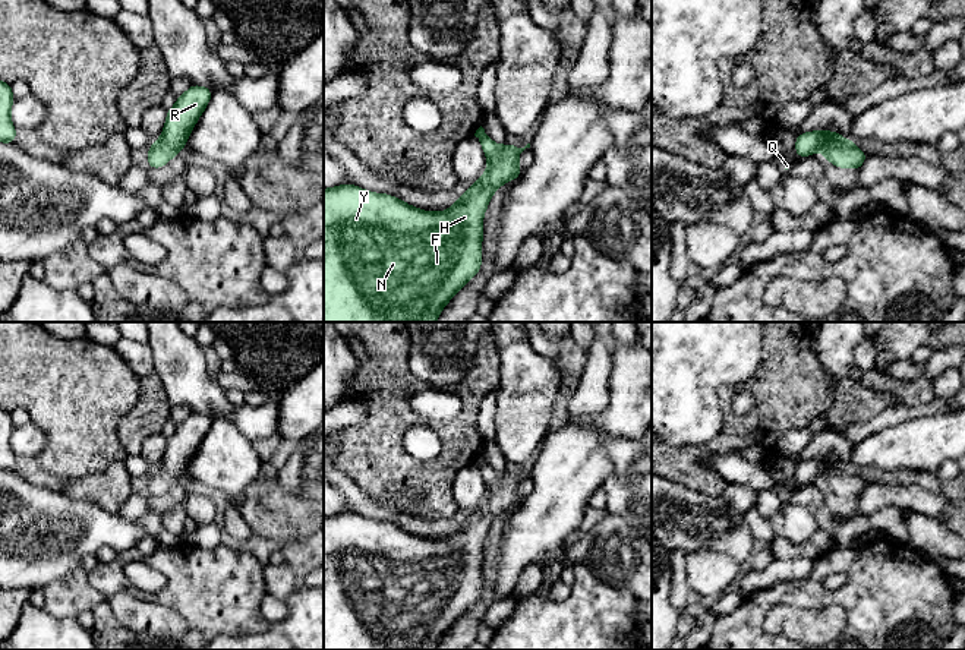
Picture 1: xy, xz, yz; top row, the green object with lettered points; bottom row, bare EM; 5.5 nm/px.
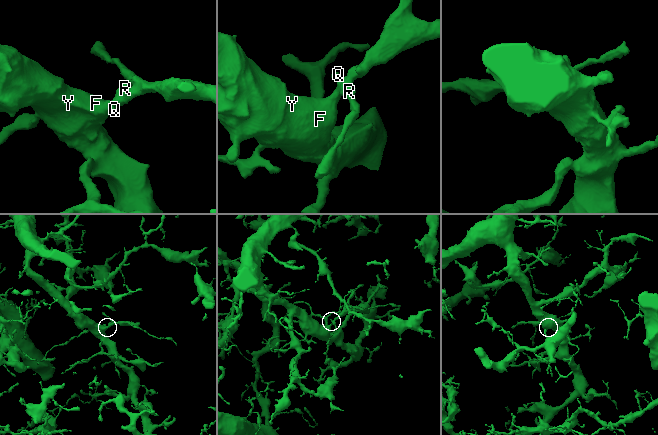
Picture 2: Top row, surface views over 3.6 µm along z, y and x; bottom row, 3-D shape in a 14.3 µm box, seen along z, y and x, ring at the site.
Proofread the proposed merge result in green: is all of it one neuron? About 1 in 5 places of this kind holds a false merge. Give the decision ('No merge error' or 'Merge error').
No merge error

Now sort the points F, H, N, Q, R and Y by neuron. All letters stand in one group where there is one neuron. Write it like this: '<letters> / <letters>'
F H N Q R Y

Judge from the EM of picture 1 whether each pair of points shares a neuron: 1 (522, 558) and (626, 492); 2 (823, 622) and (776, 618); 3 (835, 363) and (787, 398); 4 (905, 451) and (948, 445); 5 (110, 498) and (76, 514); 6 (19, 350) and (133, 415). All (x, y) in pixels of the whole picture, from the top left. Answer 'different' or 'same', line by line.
1: different
2: same
3: different
4: same
5: different
6: different

